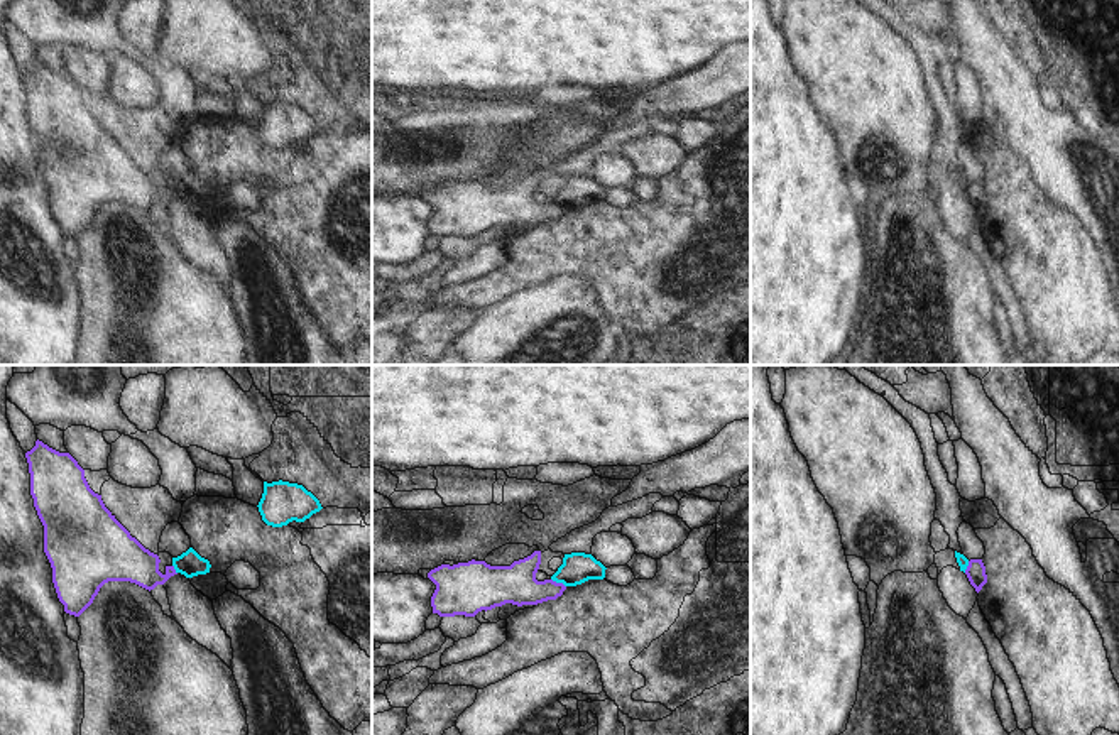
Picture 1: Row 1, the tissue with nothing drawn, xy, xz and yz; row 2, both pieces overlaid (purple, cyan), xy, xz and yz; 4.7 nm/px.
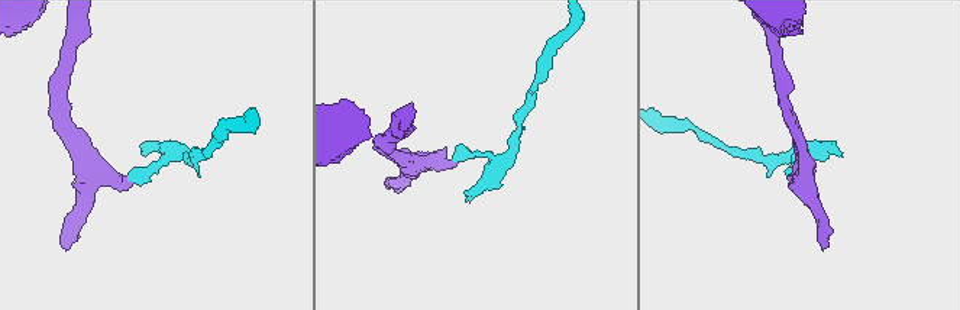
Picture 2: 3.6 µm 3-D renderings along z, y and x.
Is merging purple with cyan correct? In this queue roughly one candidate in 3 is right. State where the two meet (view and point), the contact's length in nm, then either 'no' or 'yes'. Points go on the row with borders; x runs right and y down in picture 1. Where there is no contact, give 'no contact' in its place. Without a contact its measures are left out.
meets purple in xz at (558, 583); contact 80 nm long; no

